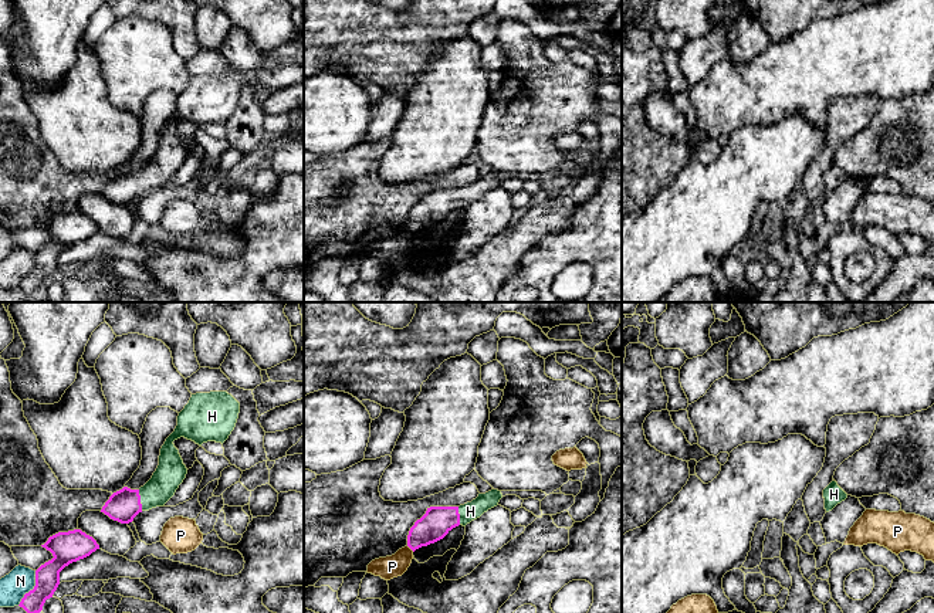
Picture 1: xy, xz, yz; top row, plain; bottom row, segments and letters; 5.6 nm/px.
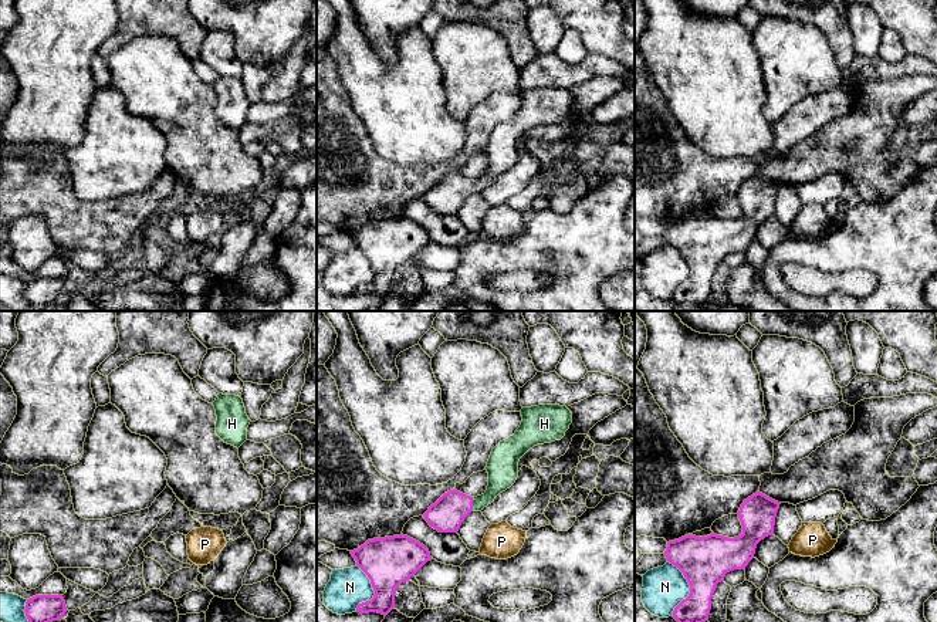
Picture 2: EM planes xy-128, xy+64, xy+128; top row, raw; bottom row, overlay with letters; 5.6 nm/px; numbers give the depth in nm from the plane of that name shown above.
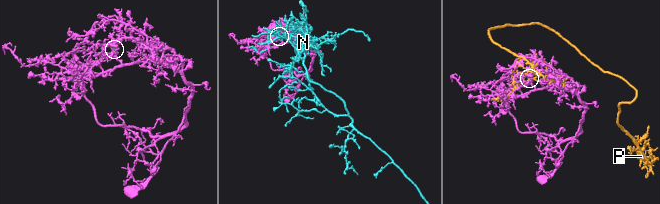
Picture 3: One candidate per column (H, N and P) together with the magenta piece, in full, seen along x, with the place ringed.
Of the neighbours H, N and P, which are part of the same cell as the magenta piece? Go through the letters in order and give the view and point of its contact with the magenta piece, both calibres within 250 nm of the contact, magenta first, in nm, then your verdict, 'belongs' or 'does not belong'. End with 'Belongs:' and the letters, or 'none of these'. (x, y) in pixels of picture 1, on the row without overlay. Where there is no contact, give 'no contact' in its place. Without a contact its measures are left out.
H: contact xy (139, 182); calibres 180 and 160 nm; belongs
N: contact xy (33, 271); calibres 140 and 160 nm; does not belong
P: contact xz (410, 230); calibres 170 and 130 nm; does not belong
Belongs: H

